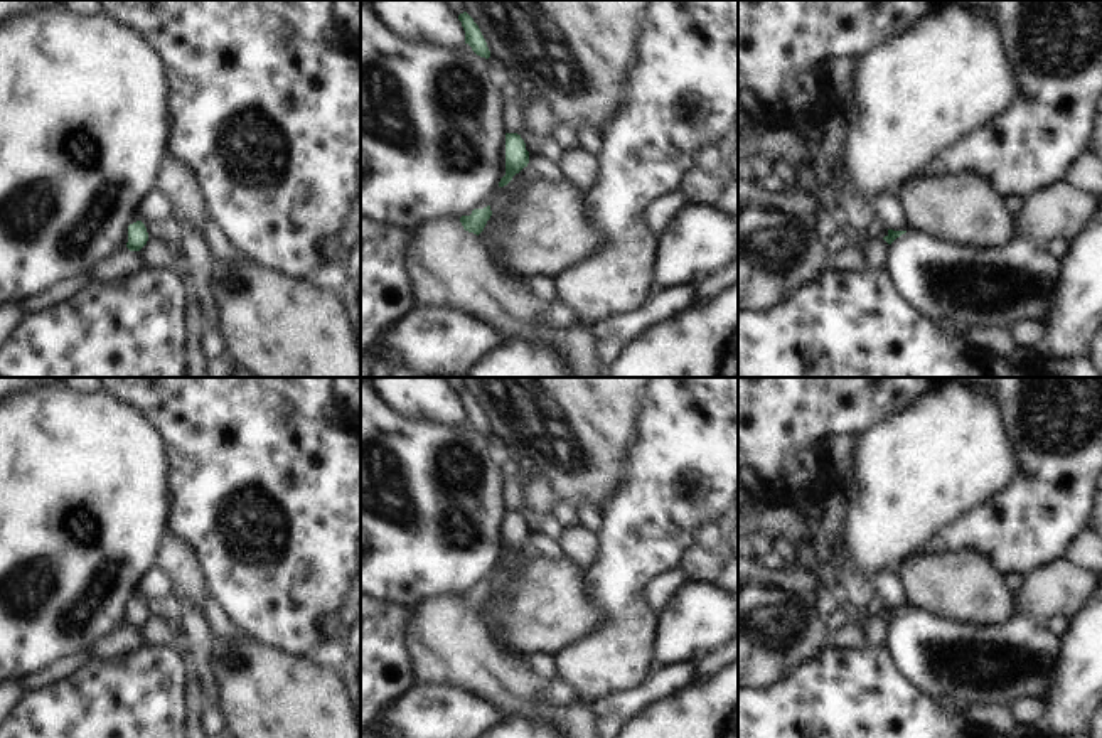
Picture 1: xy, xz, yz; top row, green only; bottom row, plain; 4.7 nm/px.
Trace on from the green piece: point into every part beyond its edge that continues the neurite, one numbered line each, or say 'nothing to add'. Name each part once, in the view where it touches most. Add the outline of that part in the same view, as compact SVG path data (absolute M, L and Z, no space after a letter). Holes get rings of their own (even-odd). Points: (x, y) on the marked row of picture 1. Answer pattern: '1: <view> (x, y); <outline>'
nothing to add

